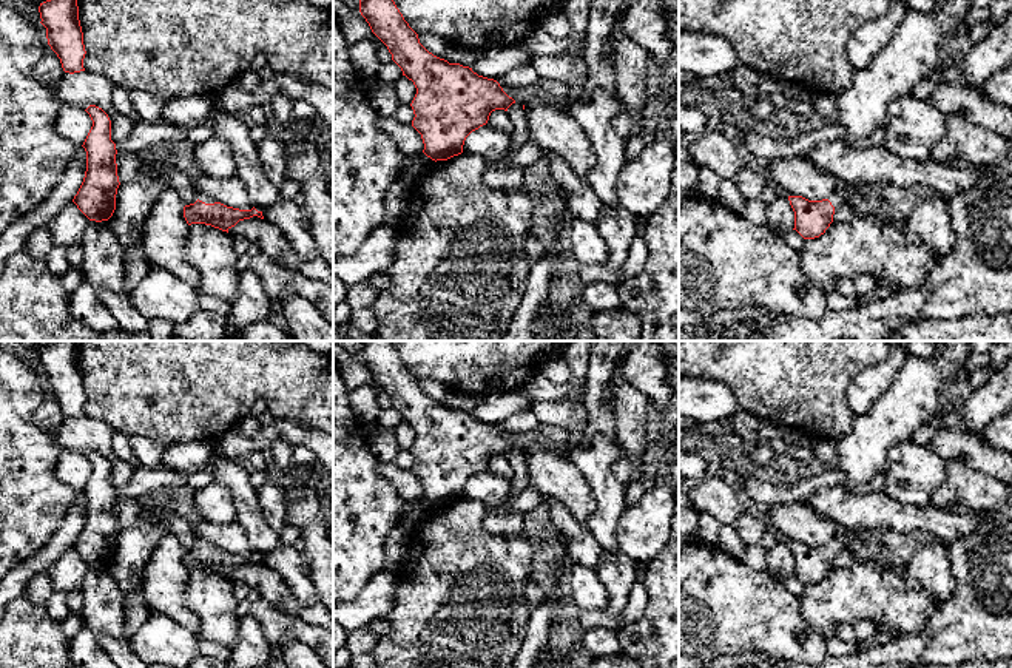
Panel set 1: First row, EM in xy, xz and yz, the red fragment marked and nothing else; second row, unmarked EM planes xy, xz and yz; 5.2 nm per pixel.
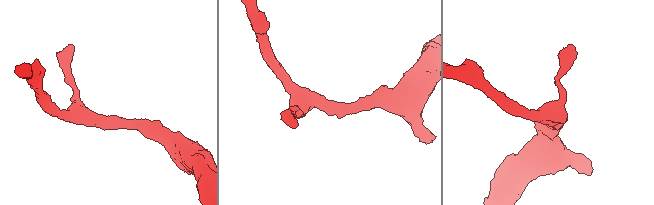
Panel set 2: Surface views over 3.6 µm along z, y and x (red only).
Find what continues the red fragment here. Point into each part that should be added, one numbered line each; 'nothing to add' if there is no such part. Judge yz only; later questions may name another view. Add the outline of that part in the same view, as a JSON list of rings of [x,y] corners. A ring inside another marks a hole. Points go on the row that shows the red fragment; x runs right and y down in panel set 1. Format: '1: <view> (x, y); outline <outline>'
1: yz (839, 196); outline [[[838,188],[833,191],[833,194],[828,197],[832,205],[838,208],[842,204],[848,204],[853,207],[853,201],[856,199],[856,193],[844,188]]]

